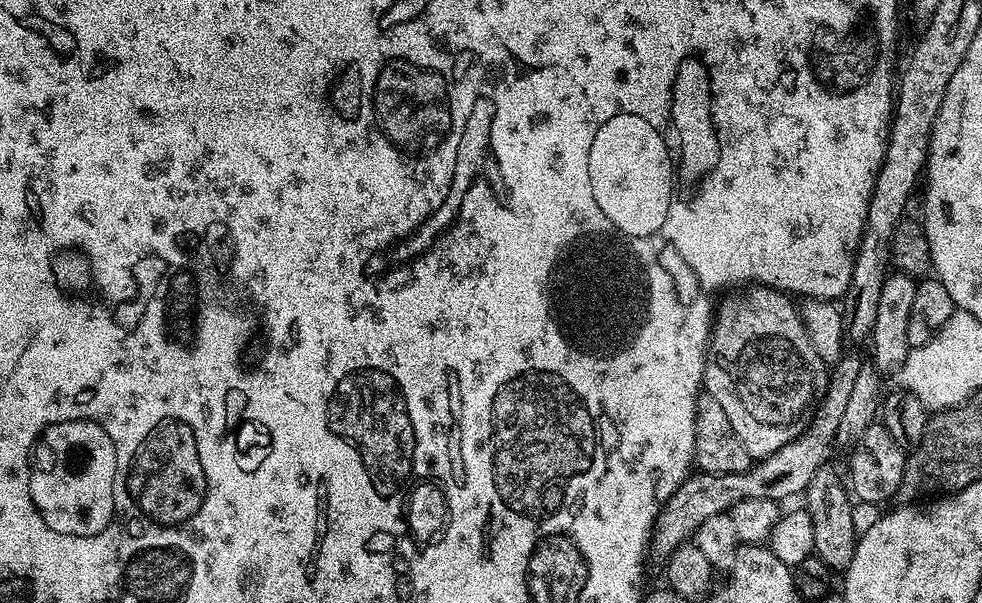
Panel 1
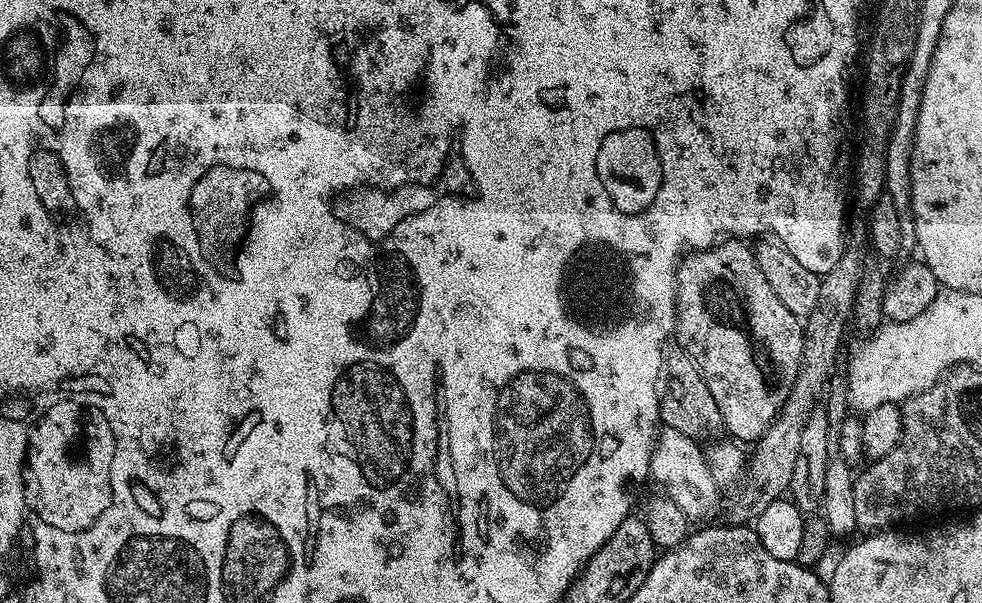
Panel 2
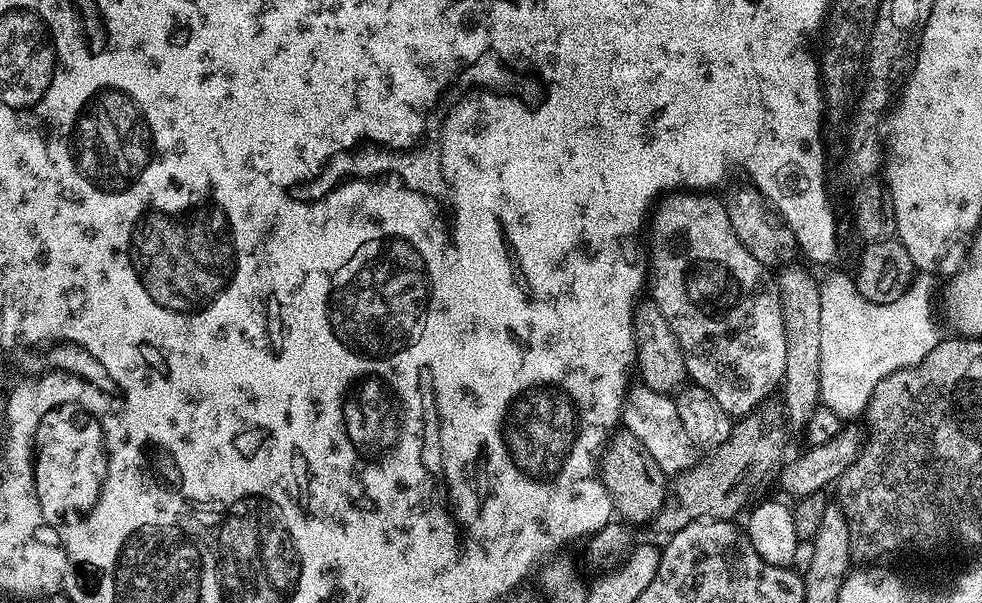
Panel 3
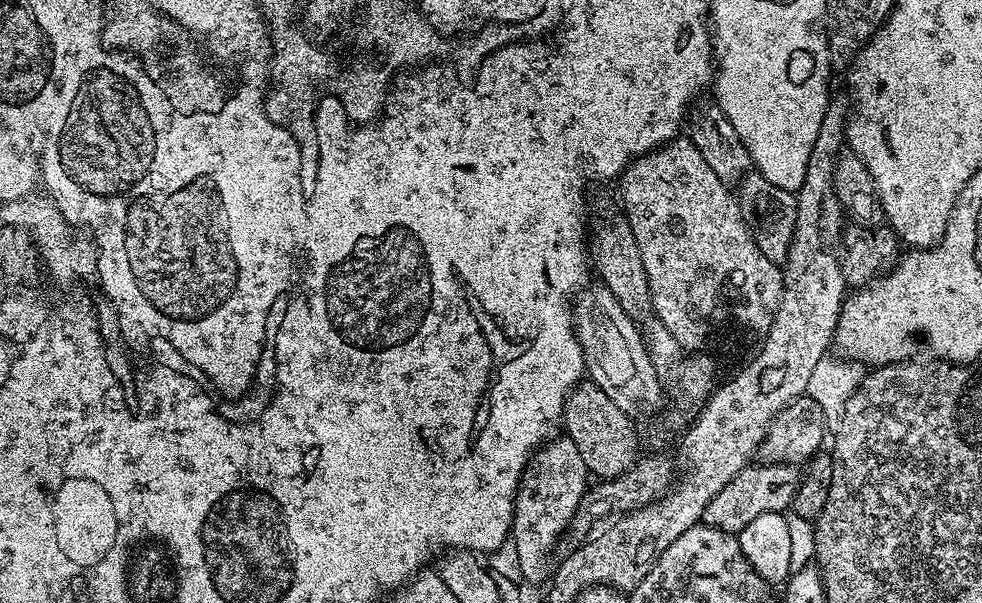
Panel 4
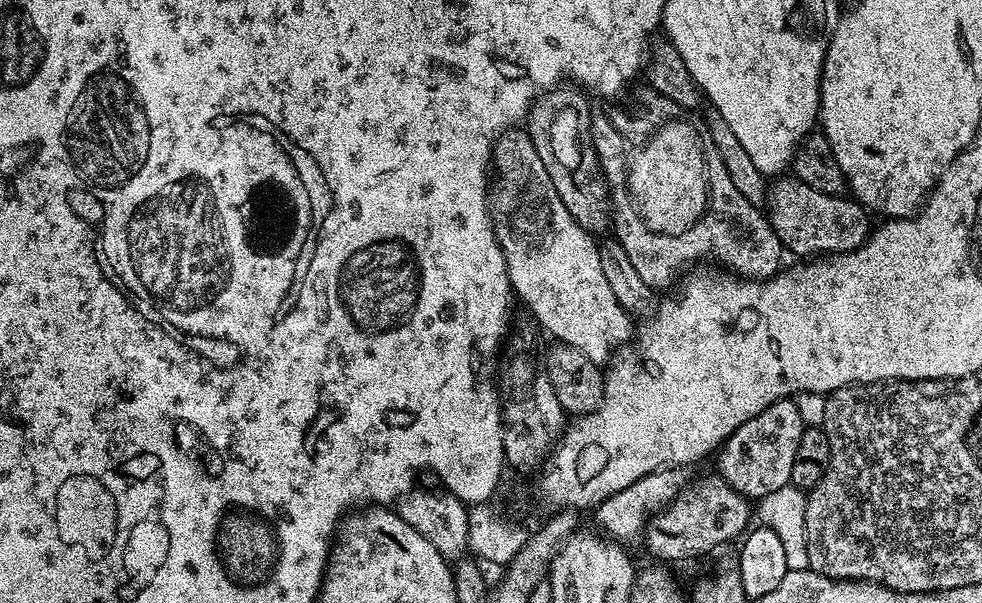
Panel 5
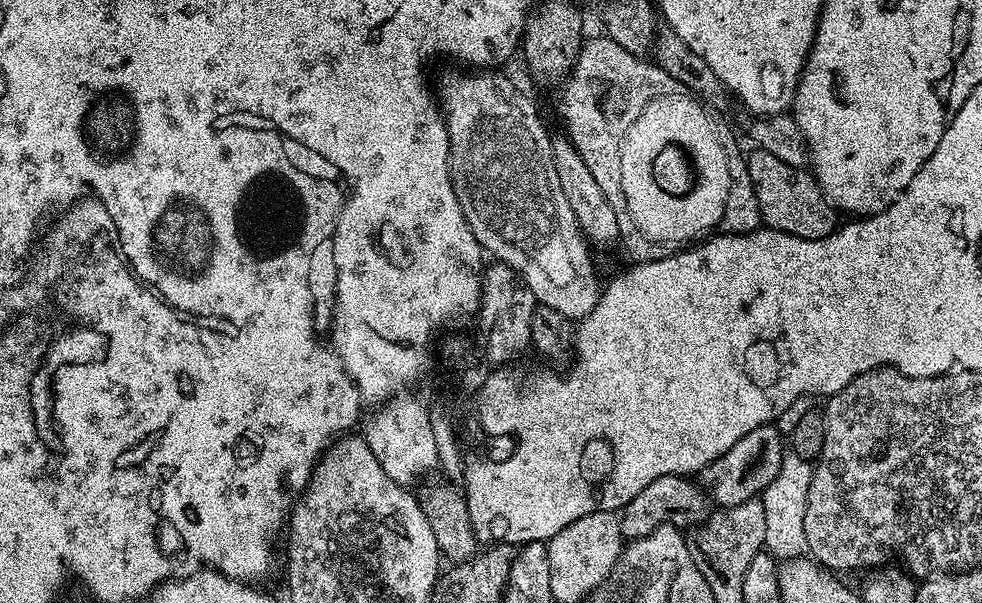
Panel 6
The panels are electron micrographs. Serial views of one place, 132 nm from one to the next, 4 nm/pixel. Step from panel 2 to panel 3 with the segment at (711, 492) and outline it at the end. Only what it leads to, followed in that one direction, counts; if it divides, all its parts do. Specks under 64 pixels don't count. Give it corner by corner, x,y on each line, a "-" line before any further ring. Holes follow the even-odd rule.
643,382
633,383
624,397
622,424
630,434
634,434
634,438
638,438
638,442
642,442
642,446
646,446
646,450
650,450
650,458
658,462
665,474
685,472
692,467
694,449
690,438
686,438
682,418
678,418
678,406
671,395
651,389

